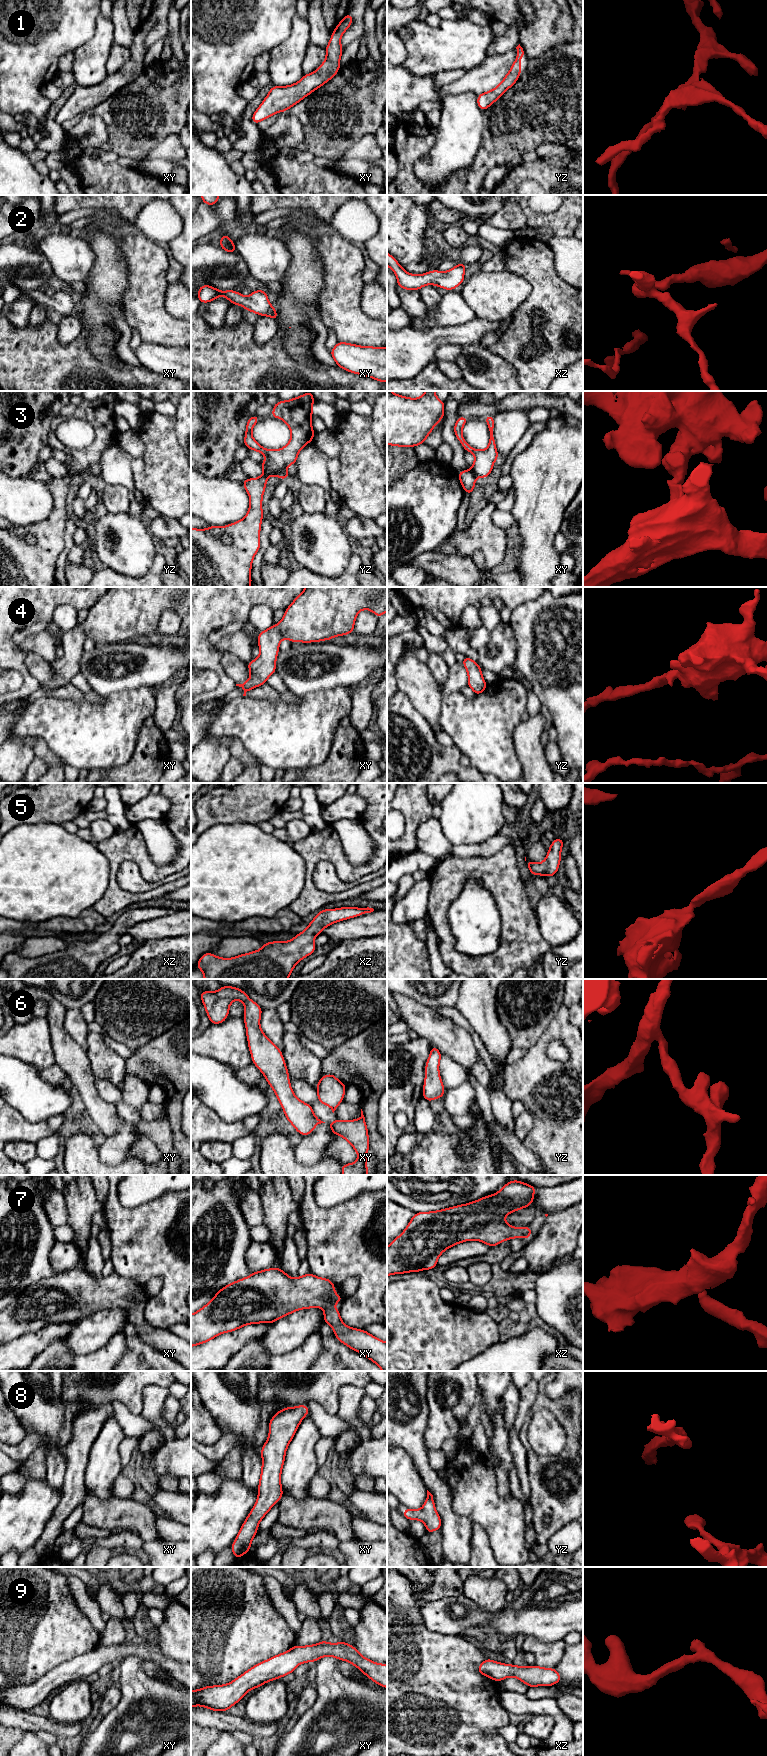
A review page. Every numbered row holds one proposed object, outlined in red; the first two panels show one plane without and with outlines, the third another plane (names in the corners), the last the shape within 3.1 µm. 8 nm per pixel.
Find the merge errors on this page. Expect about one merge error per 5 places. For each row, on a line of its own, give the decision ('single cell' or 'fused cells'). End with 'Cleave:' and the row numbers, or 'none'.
1: single cell
2: single cell
3: fused cells
4: single cell
5: single cell
6: single cell
7: single cell
8: single cell
9: single cell
Cleave: 3

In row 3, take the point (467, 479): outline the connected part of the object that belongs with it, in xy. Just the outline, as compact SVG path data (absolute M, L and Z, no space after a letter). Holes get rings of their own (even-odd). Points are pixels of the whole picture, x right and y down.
M464 470L458 472L458 477L464 492L471 495L475 488L476 476L473 474L471 470Z

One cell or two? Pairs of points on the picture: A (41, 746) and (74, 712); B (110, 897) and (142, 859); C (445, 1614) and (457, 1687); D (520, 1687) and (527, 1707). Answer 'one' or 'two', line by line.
A: two
B: one
C: two
D: two

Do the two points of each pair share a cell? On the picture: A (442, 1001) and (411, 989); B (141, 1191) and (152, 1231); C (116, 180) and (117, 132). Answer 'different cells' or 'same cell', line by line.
A: same cell
B: different cells
C: different cells

